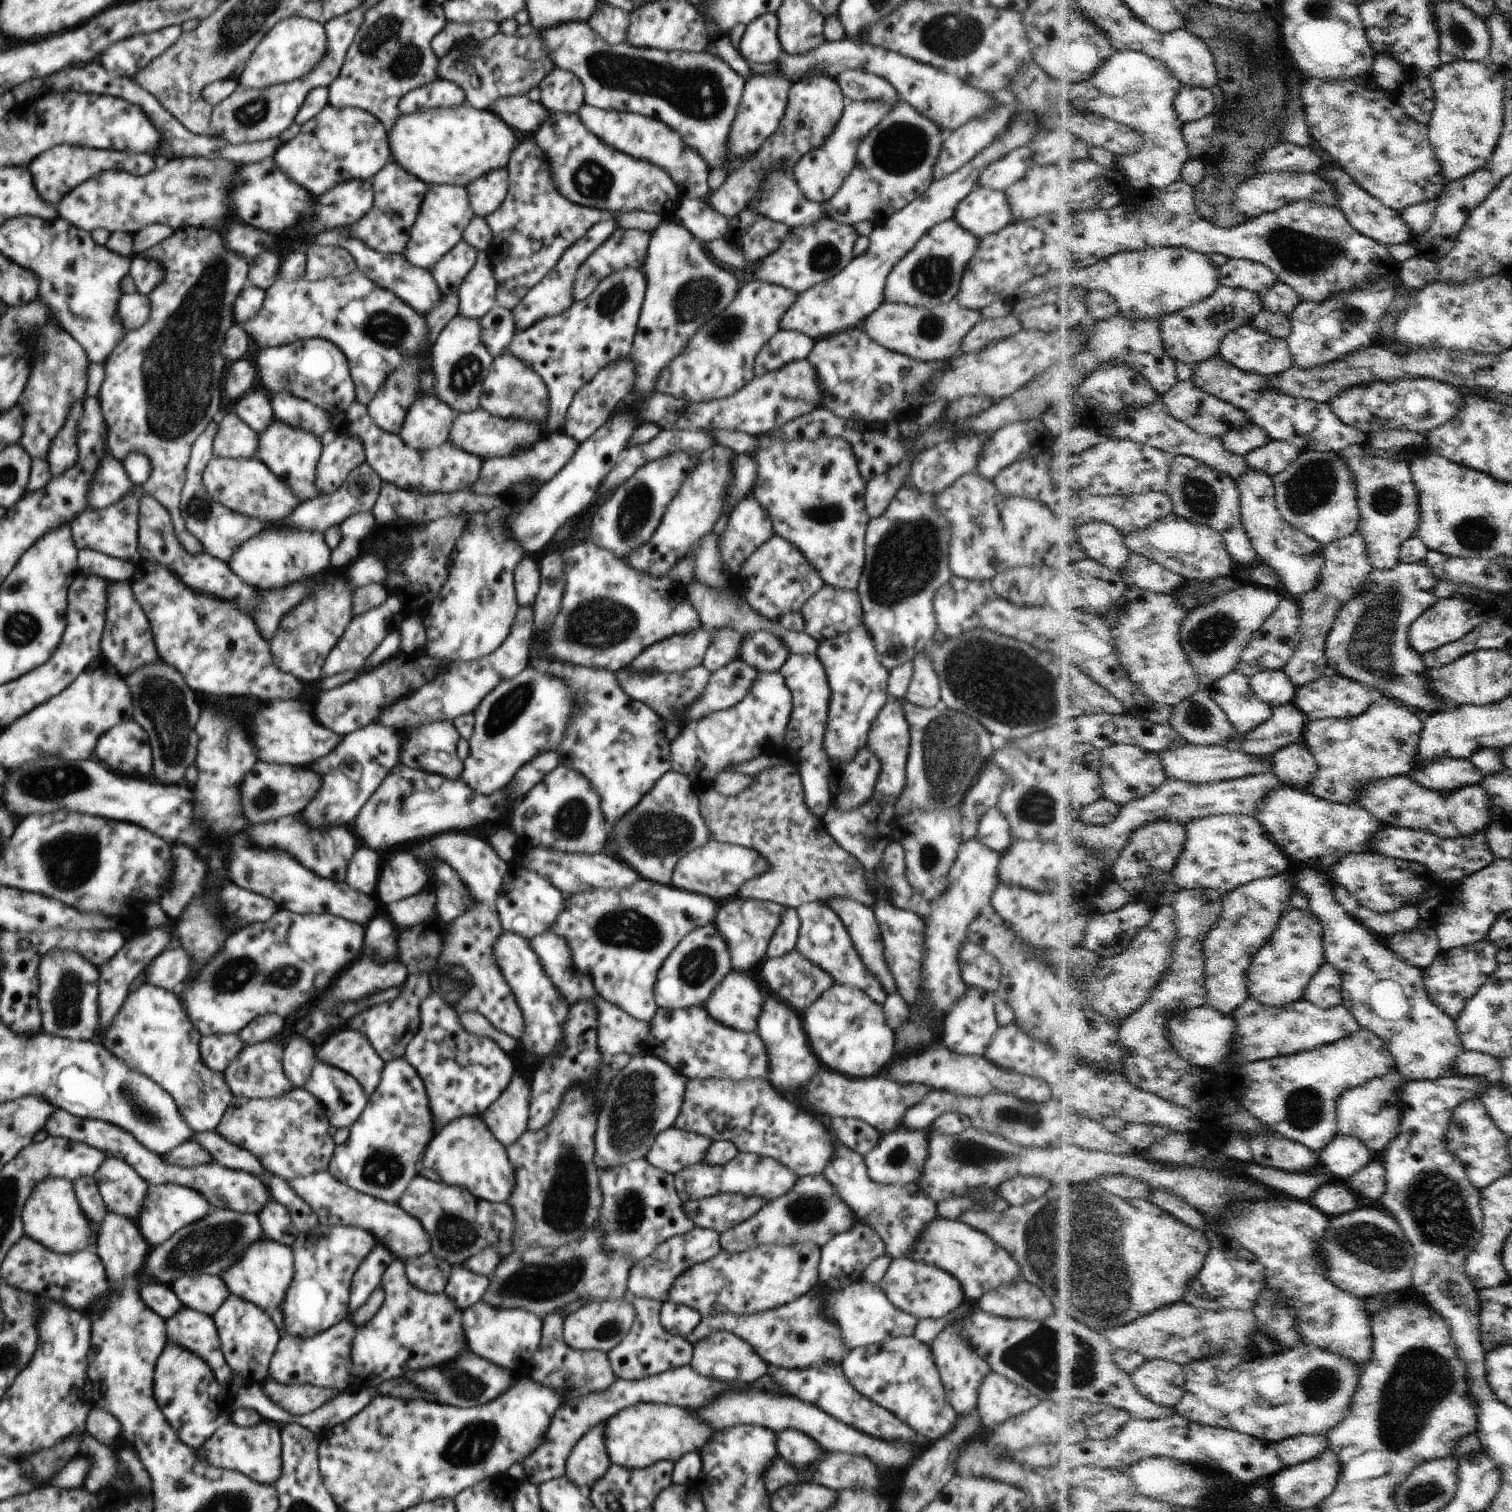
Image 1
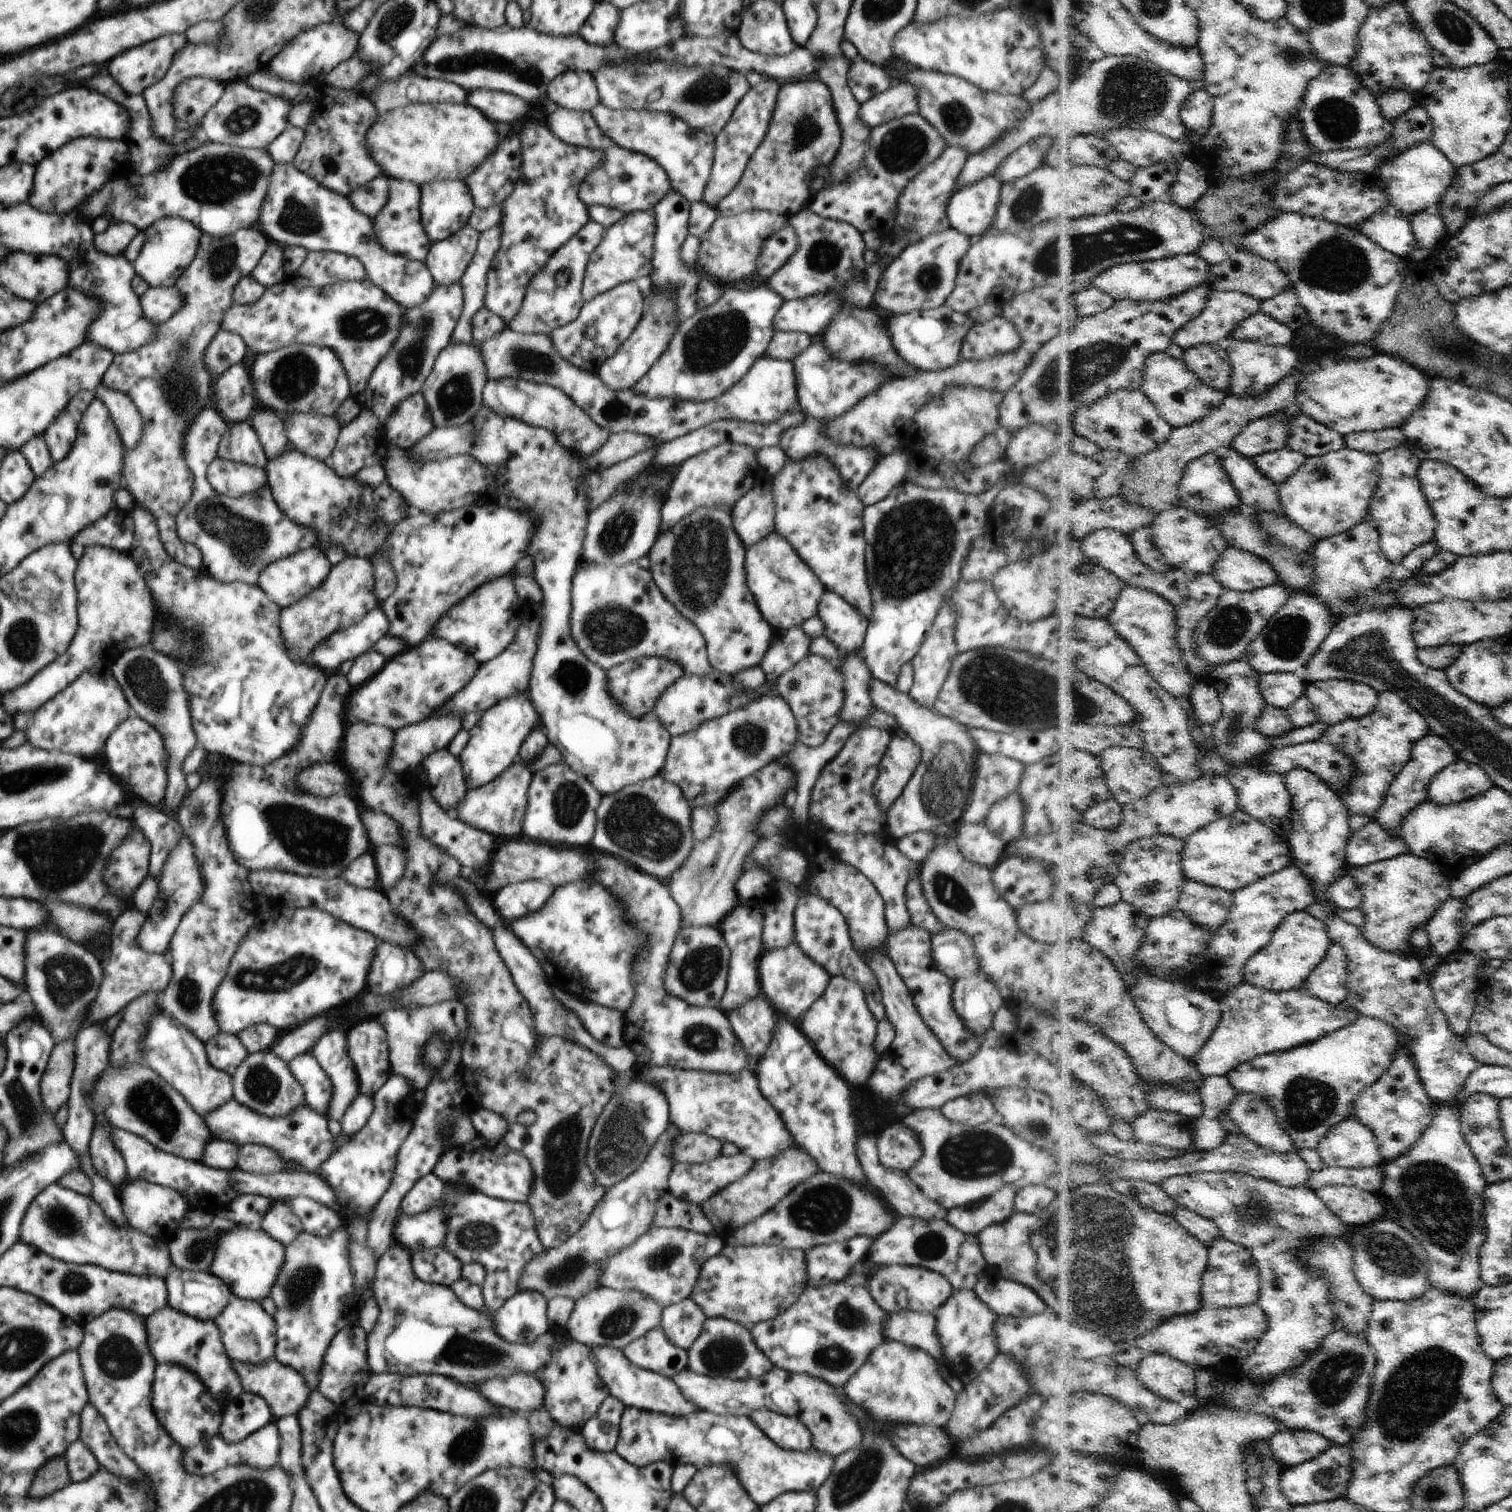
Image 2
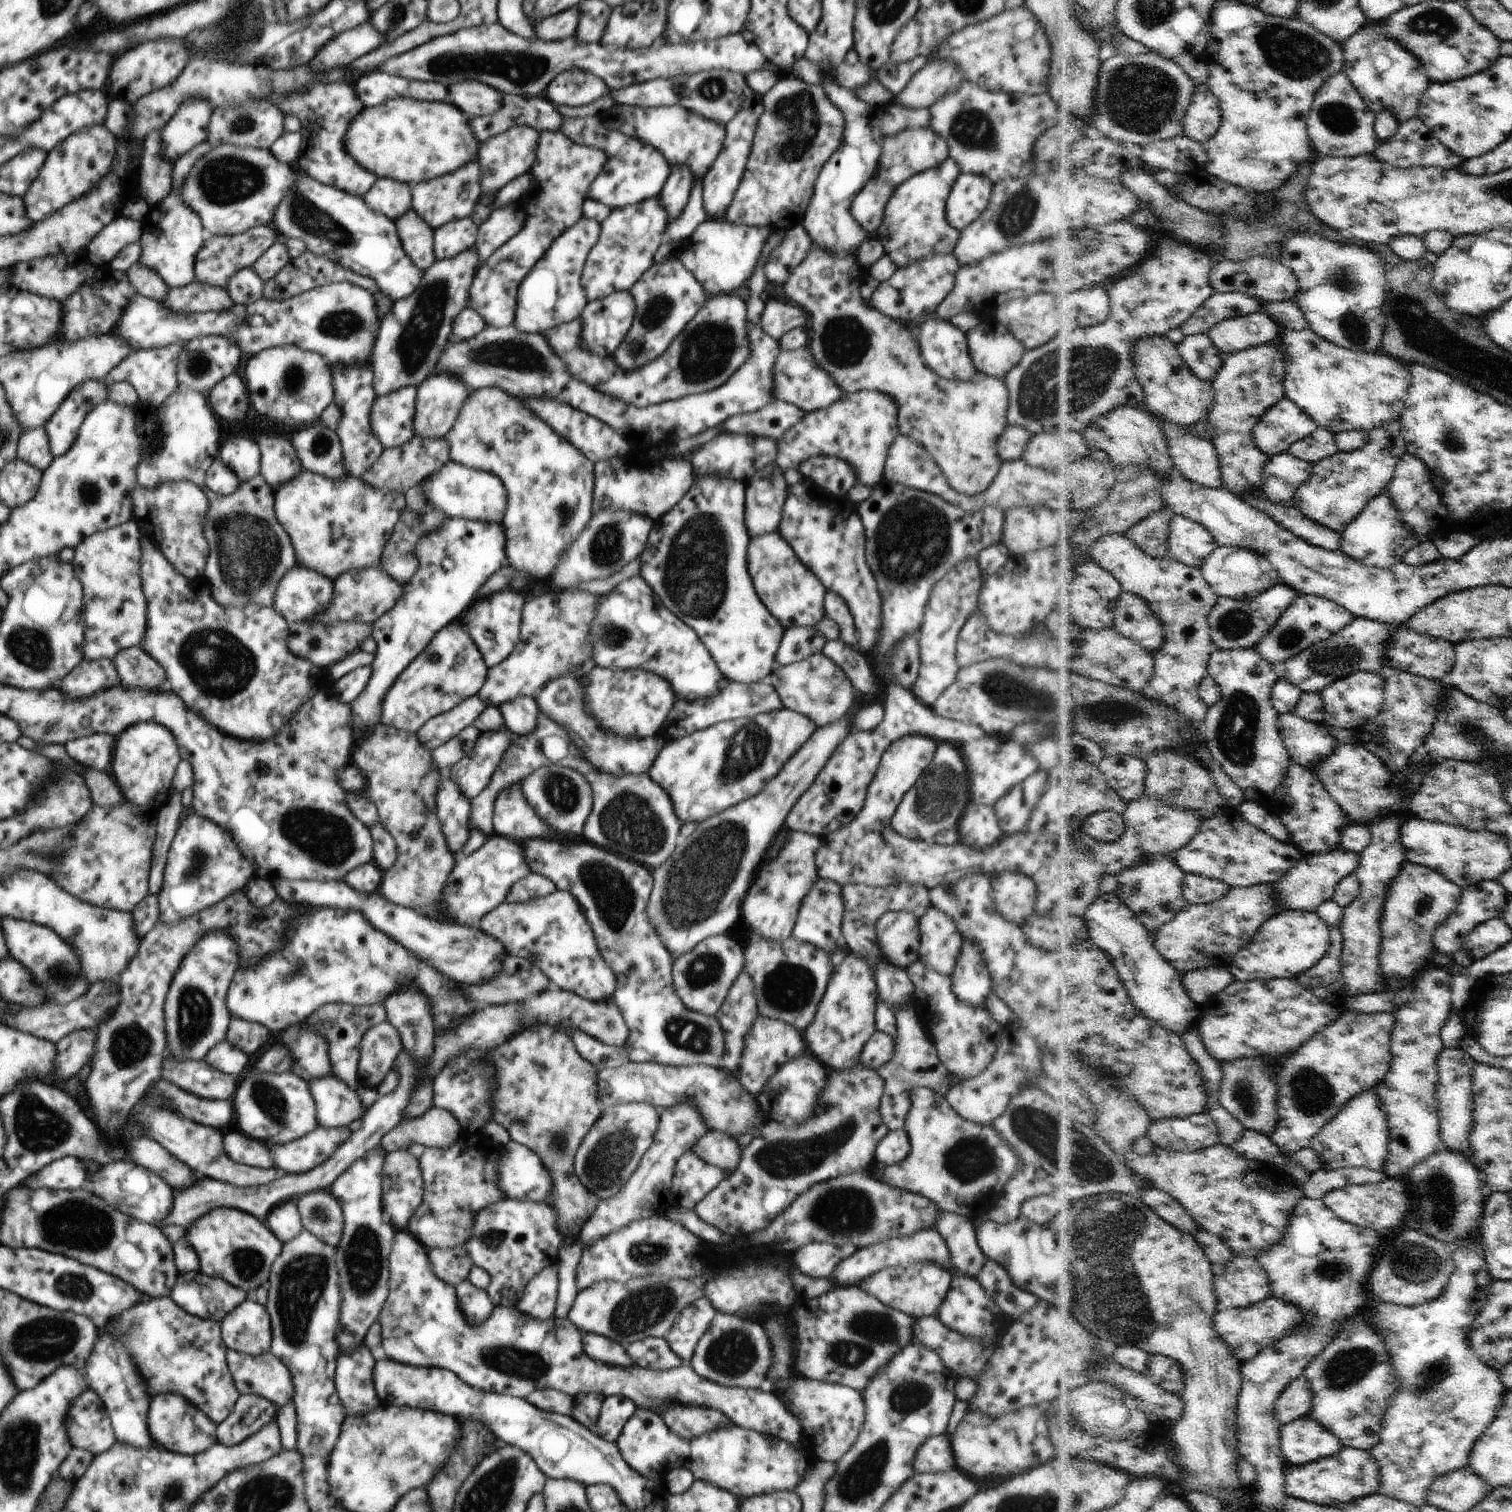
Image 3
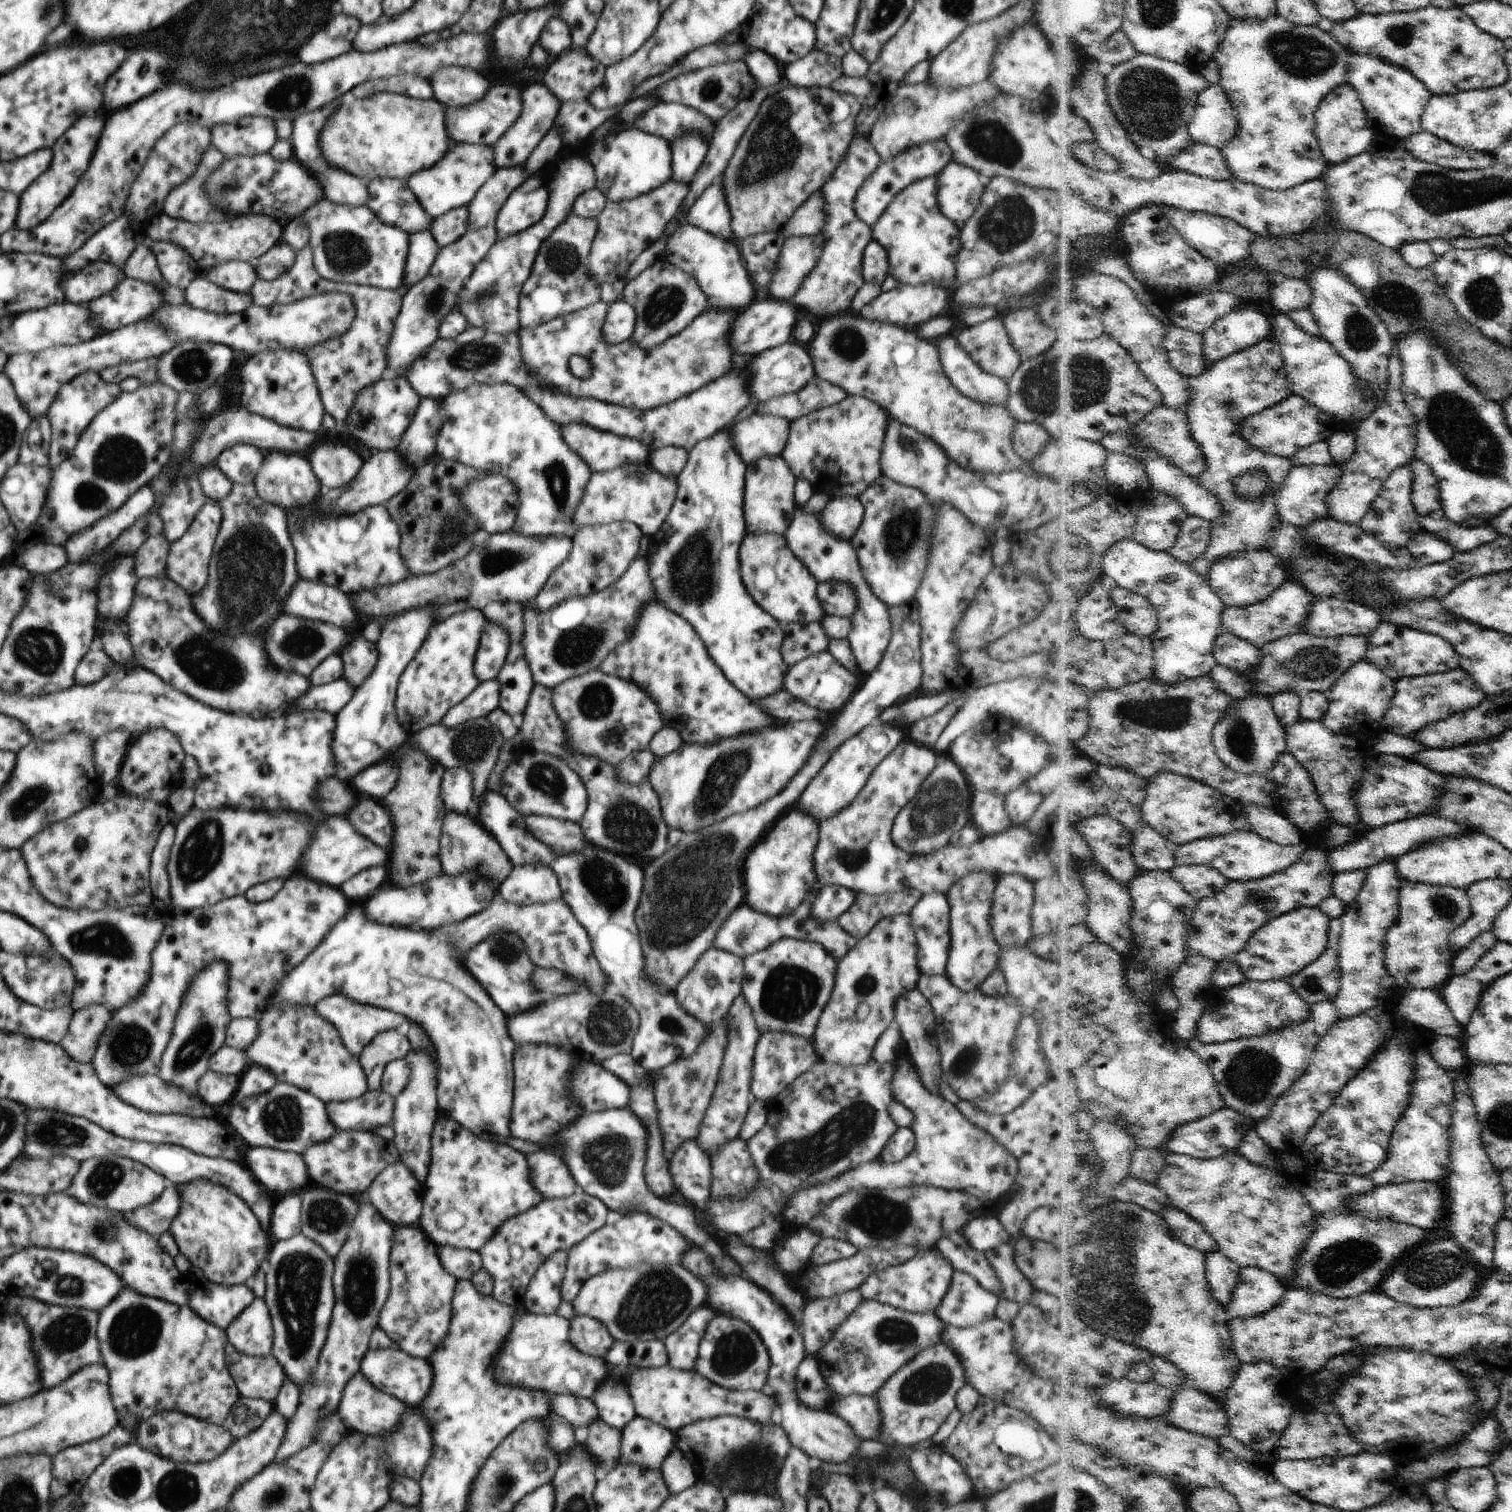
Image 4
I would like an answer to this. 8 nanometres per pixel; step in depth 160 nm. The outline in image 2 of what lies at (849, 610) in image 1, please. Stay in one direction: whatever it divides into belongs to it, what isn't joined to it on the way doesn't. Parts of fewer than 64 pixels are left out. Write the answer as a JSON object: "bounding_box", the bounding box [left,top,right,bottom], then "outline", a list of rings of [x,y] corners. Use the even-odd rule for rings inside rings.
{"bounding_box":[817,590,869,653],"outline":[[[828,590],[820,597],[818,608],[817,616],[825,624],[824,636],[829,638],[841,652],[861,653],[869,620],[861,615],[852,605],[846,603],[841,596]]]}

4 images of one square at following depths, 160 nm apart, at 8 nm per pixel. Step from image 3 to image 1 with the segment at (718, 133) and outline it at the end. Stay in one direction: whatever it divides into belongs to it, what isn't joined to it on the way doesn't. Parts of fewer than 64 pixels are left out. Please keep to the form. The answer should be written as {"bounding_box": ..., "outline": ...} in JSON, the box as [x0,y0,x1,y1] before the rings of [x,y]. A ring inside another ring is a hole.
{"bounding_box":[578,104,710,199],"outline":[[[584,104],[578,112],[583,125],[606,144],[624,154],[642,159],[663,168],[676,183],[679,198],[708,199],[710,192],[710,169],[705,158],[690,148],[663,120],[628,111],[606,110]]]}

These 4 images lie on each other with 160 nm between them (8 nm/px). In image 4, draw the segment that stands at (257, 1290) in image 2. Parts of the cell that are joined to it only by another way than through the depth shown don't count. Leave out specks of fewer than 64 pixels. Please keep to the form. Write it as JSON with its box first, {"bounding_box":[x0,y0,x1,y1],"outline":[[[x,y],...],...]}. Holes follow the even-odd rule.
{"bounding_box":[168,1178,270,1285],"outline":[[[199,1178],[179,1186],[180,1204],[178,1214],[171,1222],[168,1232],[174,1237],[179,1252],[186,1255],[193,1269],[200,1270],[198,1279],[212,1281],[221,1285],[243,1285],[254,1273],[266,1265],[270,1246],[270,1235],[261,1227],[260,1221],[242,1198],[230,1192],[229,1188],[213,1183],[210,1179]]]}

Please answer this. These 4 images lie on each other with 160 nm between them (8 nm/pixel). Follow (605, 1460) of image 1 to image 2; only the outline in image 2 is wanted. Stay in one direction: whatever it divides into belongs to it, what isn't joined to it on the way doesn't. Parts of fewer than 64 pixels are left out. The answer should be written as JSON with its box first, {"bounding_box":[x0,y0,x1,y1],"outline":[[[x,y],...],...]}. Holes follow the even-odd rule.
{"bounding_box":[580,1396,625,1452],"outline":[[[608,1396],[598,1407],[596,1414],[588,1420],[586,1426],[580,1428],[587,1445],[600,1452],[615,1450],[619,1437],[619,1424],[625,1404],[617,1398]]]}

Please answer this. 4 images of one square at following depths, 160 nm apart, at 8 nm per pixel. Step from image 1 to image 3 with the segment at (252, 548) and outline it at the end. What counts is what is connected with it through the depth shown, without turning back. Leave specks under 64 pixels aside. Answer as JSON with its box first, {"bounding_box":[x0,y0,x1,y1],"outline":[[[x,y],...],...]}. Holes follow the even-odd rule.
{"bounding_box":[273,568,334,622],"outline":[[[292,568],[280,581],[273,607],[287,622],[312,621],[333,600],[334,585],[318,572]]]}

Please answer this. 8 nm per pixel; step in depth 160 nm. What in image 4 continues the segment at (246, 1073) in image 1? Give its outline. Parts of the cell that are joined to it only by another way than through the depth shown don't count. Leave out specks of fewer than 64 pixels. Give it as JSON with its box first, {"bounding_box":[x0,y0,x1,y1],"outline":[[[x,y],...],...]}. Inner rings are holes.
{"bounding_box":[230,1081,338,1153],"outline":[[[277,1081],[270,1090],[247,1098],[240,1106],[232,1108],[230,1124],[234,1126],[236,1134],[240,1134],[239,1139],[248,1142],[248,1146],[295,1153],[303,1153],[309,1146],[323,1143],[338,1132],[329,1119],[325,1103],[313,1094],[282,1081]]]}

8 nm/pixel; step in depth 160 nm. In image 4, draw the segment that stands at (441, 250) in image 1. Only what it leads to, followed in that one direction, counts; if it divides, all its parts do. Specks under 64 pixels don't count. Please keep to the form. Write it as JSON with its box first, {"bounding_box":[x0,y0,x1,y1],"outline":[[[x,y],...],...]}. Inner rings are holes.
{"bounding_box":[405,143,496,220],"outline":[[[455,143],[436,164],[411,174],[405,182],[416,195],[422,208],[434,220],[453,208],[468,206],[480,187],[496,169],[493,148],[490,145]]]}

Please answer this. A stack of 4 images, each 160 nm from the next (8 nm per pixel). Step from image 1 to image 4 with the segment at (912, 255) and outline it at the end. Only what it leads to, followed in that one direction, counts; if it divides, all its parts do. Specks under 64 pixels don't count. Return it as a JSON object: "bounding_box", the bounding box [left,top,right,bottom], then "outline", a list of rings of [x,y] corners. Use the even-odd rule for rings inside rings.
{"bounding_box":[859,282,949,330],"outline":[[[933,282],[918,286],[900,284],[898,288],[883,292],[876,298],[873,298],[859,311],[860,316],[872,322],[888,323],[914,330],[918,325],[942,314],[946,304],[948,304],[949,289],[934,285]]]}

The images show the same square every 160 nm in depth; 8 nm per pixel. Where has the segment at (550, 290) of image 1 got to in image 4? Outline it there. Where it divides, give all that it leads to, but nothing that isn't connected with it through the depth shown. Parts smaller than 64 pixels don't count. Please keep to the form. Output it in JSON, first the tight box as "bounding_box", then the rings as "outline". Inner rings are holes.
{"bounding_box":[519,212,601,328],"outline":[[[572,212],[542,242],[519,298],[521,328],[540,326],[601,300],[599,286],[589,275],[588,266],[596,231],[597,219]]]}

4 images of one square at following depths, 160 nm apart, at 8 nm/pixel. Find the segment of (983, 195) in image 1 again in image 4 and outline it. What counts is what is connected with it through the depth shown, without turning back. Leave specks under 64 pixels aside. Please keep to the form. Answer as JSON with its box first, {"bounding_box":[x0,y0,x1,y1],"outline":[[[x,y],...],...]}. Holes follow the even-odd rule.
{"bounding_box":[937,161,985,226],"outline":[[[950,161],[937,174],[937,201],[946,218],[961,226],[979,205],[985,179],[973,168]]]}

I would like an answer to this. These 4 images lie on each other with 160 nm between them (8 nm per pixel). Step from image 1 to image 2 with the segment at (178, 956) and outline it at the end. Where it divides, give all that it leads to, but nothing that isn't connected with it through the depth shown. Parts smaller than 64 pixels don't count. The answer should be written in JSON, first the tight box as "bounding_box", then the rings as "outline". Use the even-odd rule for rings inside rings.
{"bounding_box":[86,905,173,1025],"outline":[[[130,905],[123,913],[120,913],[114,920],[114,938],[112,938],[112,960],[108,958],[108,962],[102,962],[102,970],[104,970],[104,978],[100,984],[96,998],[92,1004],[88,1006],[86,1012],[86,1020],[92,1025],[102,1025],[112,1015],[118,1014],[121,1010],[138,994],[146,992],[146,990],[164,990],[168,980],[173,975],[170,970],[170,958],[162,958],[162,955],[155,955],[148,951],[142,950],[136,942],[138,926],[136,924],[144,924],[147,914],[143,913],[136,906]]]}

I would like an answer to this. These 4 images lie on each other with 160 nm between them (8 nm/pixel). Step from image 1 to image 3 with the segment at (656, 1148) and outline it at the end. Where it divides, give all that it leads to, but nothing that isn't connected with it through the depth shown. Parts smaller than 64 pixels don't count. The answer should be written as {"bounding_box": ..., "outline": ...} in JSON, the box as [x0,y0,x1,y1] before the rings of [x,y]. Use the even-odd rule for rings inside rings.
{"bounding_box":[691,1130,742,1178],"outline":[[[708,1130],[708,1134],[698,1139],[691,1148],[704,1162],[717,1166],[726,1172],[728,1178],[741,1161],[742,1150],[736,1142],[737,1138],[730,1138],[724,1132]]]}

